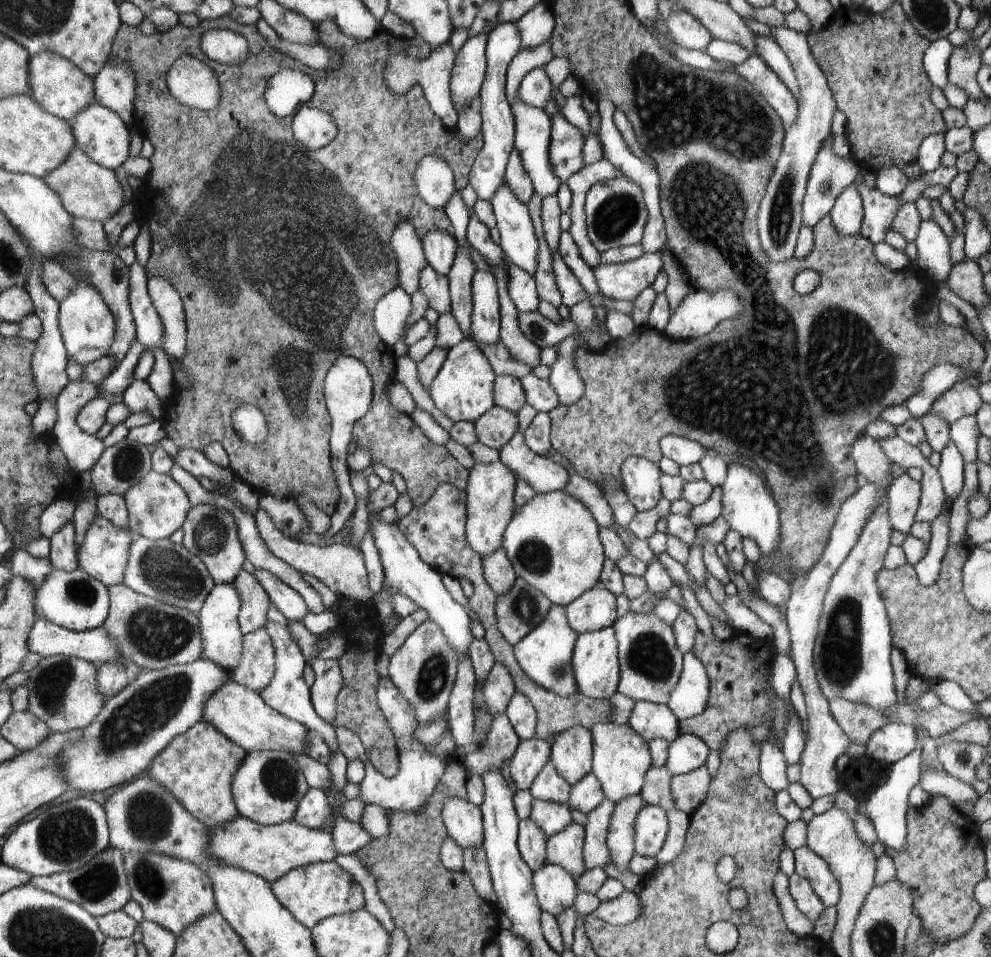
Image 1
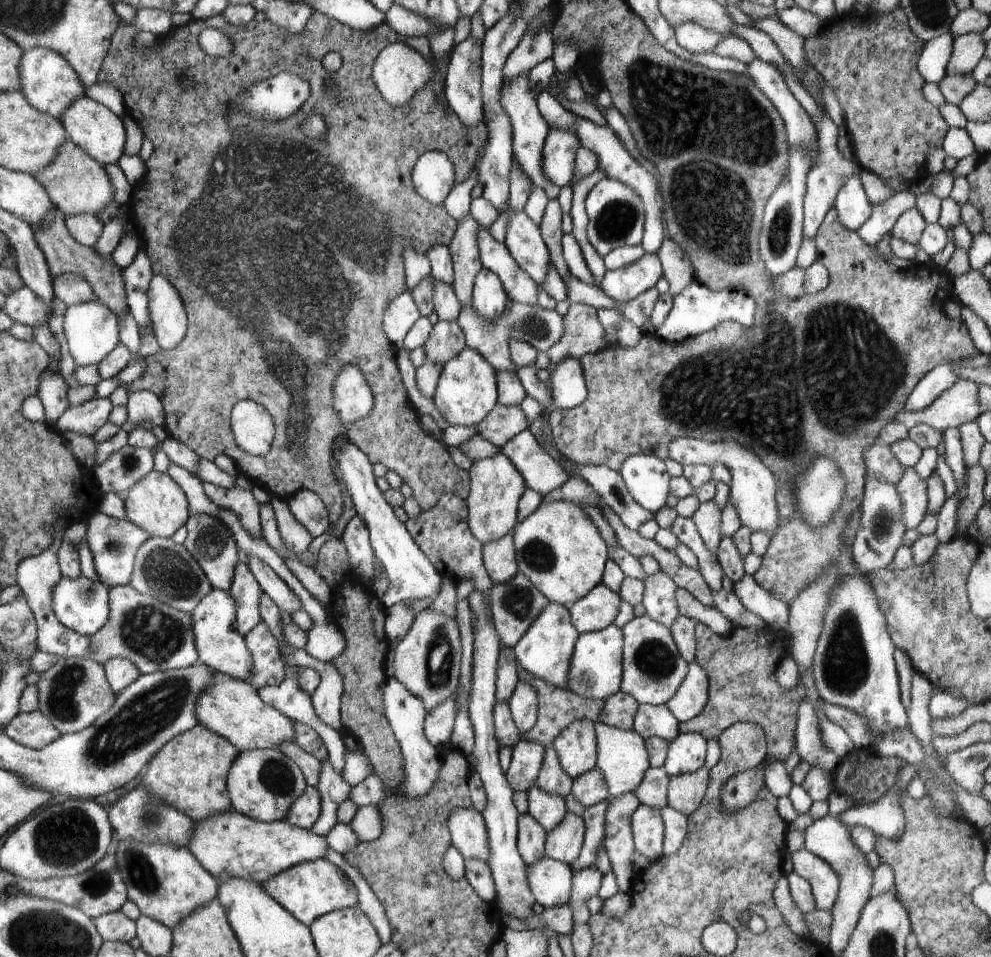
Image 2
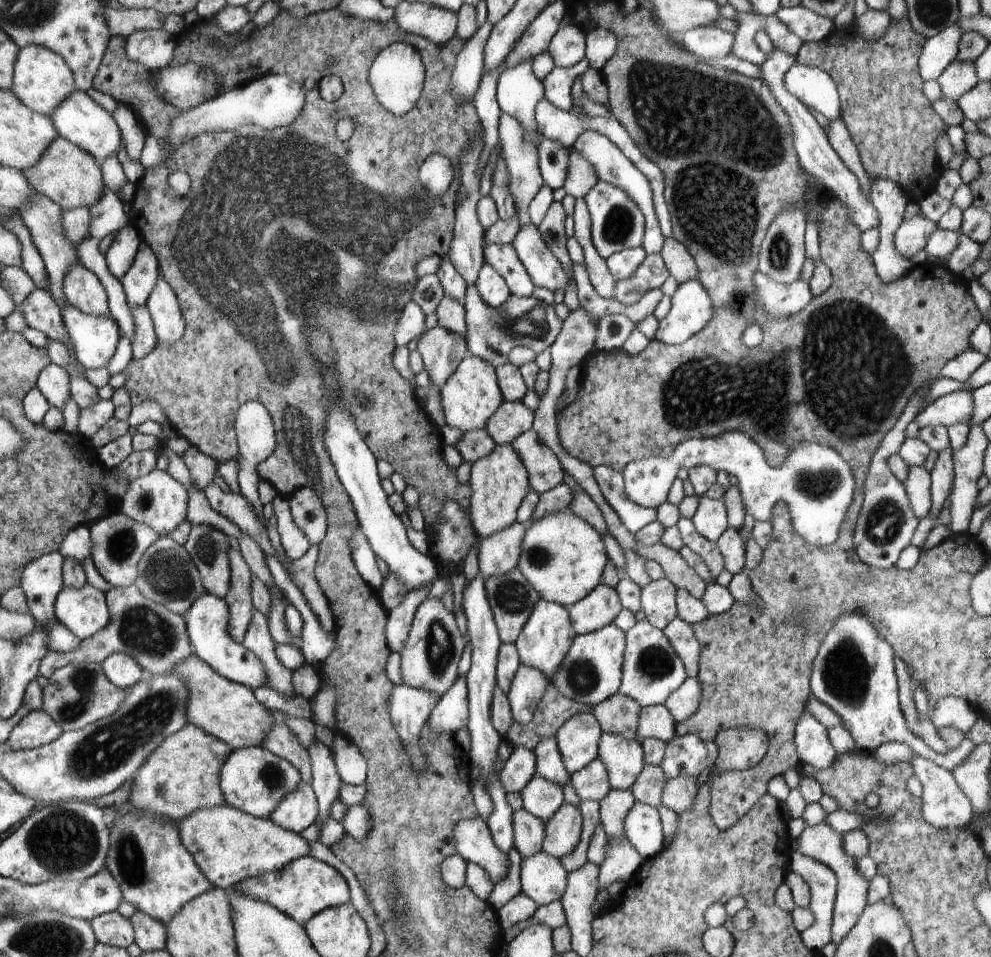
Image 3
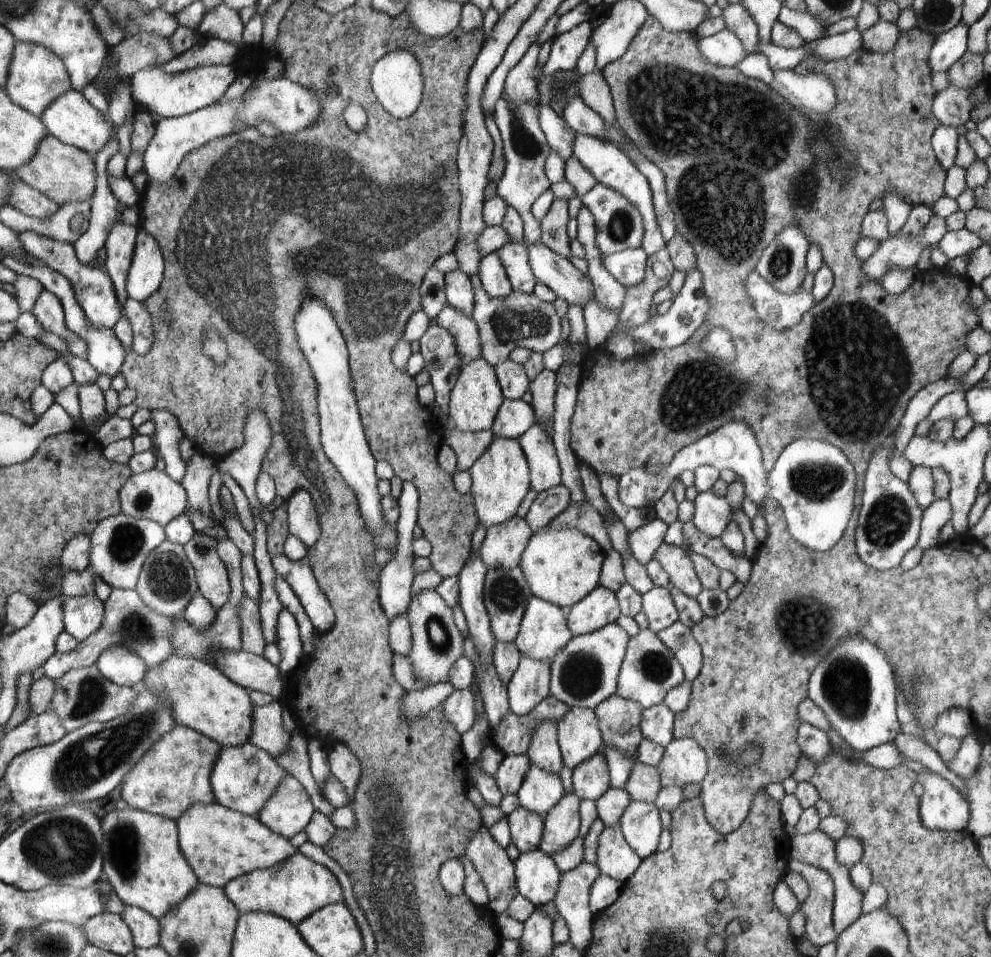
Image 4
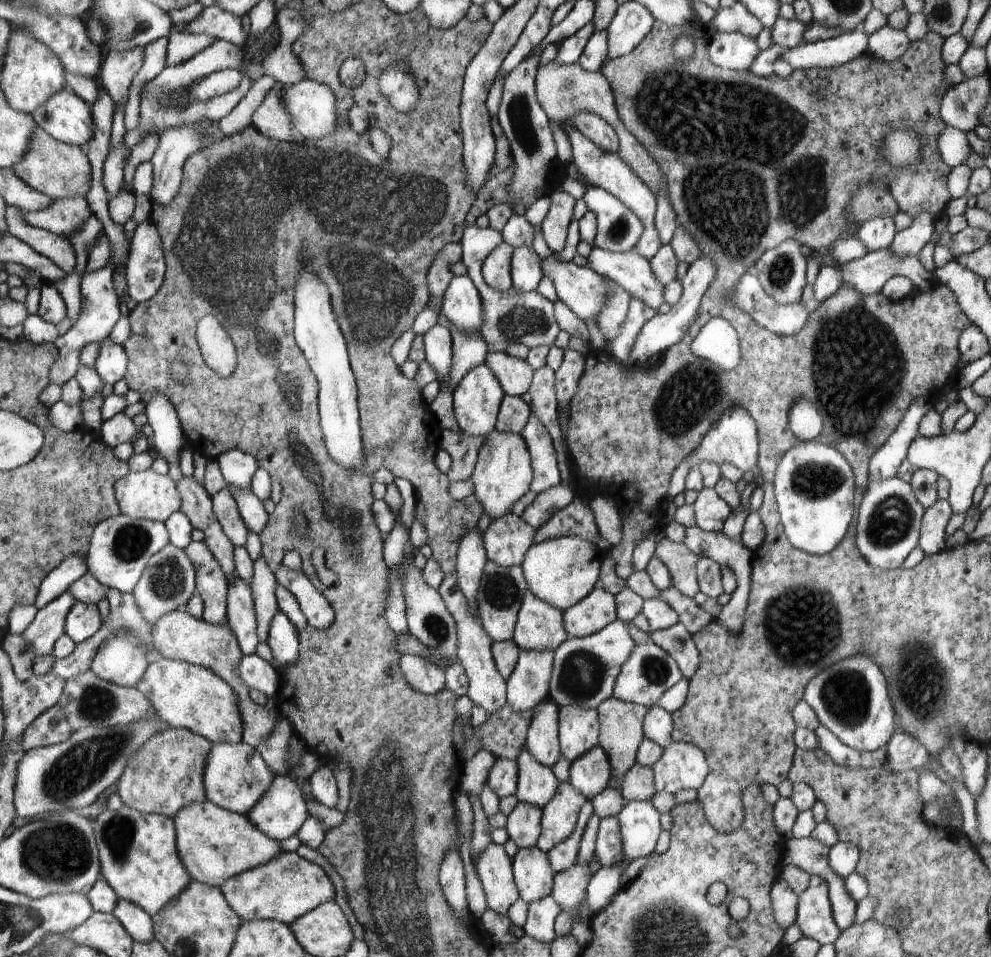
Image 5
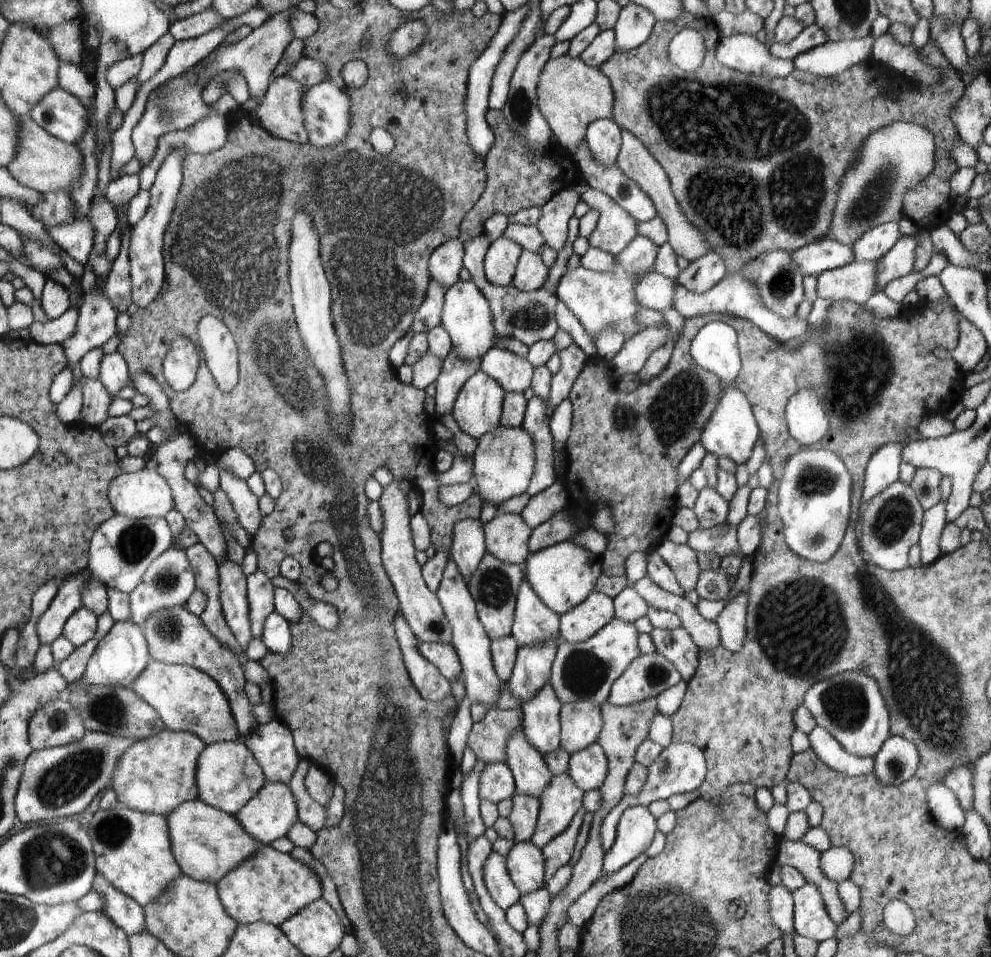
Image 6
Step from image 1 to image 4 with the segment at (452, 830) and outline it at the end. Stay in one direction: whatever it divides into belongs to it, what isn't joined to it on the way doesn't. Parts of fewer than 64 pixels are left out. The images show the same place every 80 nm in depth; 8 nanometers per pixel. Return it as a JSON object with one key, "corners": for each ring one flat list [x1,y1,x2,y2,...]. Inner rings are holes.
{"corners":[[484,825,476,828,476,832,468,838,468,842,464,844,464,855,480,874,480,878,484,880,484,886,488,890,488,909,492,912,492,916,495,919,495,925,499,931,501,939,506,940,520,940,523,934,523,924,512,920,508,916,508,904,516,898,516,886,515,886,515,869,514,864,510,860,507,854,507,850,500,847,490,835,489,829]]}

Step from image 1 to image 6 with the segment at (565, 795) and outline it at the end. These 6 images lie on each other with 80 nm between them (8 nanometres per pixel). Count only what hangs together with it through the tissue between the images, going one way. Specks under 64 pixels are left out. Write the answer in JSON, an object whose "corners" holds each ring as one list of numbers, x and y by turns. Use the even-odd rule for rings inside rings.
{"corners":[[550,681,519,706,524,714,524,736,542,758,561,747,561,708]]}

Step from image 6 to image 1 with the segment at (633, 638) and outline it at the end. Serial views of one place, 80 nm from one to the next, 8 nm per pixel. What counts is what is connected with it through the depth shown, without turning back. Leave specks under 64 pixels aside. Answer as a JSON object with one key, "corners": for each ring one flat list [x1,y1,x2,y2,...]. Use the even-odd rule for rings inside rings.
{"corners":[[608,627,578,635,572,655,577,692,593,699,609,699,618,690,620,667,615,630]]}

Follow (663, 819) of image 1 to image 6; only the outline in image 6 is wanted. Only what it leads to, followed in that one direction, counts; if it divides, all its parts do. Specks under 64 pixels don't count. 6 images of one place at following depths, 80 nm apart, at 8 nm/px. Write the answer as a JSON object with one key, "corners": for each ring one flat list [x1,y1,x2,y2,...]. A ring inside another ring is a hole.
{"corners":[[644,805,628,807,622,814,619,823,616,826,617,835,616,842,612,846,610,852,606,852,603,860,603,870,600,878,606,878,623,866,630,863,634,858,644,854,648,850,648,846,654,840,654,834,658,832,657,818]]}

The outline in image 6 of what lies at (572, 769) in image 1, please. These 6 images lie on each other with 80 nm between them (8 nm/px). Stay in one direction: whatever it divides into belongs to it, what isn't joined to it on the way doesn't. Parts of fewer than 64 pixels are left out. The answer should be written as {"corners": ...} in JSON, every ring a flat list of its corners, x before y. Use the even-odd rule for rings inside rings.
{"corners":[[586,701,563,704,559,716,561,747,570,756,597,741,603,724,600,706]]}

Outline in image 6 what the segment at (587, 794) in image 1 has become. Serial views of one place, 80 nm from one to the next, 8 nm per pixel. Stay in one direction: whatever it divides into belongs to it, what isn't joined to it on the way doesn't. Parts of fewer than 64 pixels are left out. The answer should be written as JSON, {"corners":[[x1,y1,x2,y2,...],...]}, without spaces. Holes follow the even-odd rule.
{"corners":[[596,741,592,746,572,754,568,768,572,782,582,792,599,791,608,774,608,758]]}

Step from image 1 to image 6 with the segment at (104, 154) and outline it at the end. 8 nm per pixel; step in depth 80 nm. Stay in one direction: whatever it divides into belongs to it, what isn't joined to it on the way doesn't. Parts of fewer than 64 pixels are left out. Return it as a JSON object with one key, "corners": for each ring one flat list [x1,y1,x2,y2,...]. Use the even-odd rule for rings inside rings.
{"corners":[[60,87,46,93,29,115,48,134,70,144,76,144,83,137,90,116,85,102]]}

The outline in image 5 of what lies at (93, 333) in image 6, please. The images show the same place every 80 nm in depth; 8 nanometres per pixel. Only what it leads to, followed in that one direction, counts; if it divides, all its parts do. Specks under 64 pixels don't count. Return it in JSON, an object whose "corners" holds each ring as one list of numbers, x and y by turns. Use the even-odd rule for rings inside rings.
{"corners":[[106,266,96,270,96,272,86,272,82,274,80,283,80,302,81,310,78,322,74,324,69,333,58,336,52,344,58,350,59,358,56,363,48,370,48,384,64,386,69,382,78,370,80,350,89,343,98,343,104,338,109,338,116,322,121,318,121,304,114,291,113,272]]}

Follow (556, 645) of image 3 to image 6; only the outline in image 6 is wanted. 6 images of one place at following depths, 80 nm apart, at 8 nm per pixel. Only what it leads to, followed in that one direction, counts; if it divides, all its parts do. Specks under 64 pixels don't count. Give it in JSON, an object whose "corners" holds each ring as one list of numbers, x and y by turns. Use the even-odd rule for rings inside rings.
{"corners":[[525,578,520,582,511,635,518,646,542,646,544,640,561,639,560,614,550,610,536,596]]}

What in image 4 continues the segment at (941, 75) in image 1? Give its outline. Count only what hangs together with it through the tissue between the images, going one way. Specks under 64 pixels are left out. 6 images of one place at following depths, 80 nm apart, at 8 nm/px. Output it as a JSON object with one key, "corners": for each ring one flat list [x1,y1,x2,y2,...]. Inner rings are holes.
{"corners":[[964,22,948,32,934,36,934,44,928,54,928,66,930,74,946,72,968,51,967,30]]}

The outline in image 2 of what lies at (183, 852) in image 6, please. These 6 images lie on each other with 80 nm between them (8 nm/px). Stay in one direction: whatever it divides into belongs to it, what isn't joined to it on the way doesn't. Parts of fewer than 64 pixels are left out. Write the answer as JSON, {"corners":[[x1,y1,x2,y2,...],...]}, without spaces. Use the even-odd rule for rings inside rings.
{"corners":[[234,809,211,814,194,823,188,842,188,850,218,884,230,877,260,883,301,862,322,859,330,849,324,837,313,835,309,830,299,829,284,820,257,821]]}

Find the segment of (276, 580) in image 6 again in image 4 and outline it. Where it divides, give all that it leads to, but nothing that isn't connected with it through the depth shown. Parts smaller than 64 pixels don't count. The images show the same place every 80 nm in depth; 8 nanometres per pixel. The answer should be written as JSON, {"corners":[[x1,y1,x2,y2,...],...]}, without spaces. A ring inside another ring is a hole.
{"corners":[[284,554,271,557,274,571,290,584,317,633,328,634,335,624,334,610,316,582,308,560,308,555,298,561,288,560]]}

